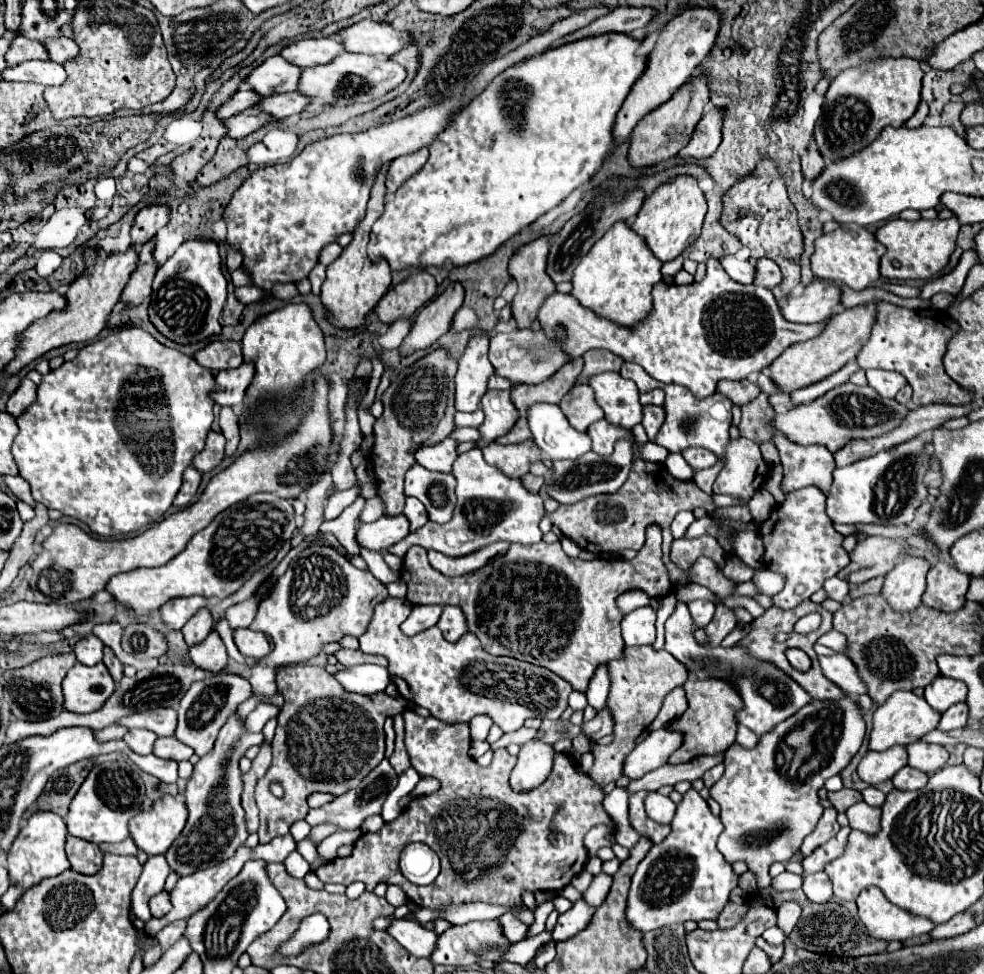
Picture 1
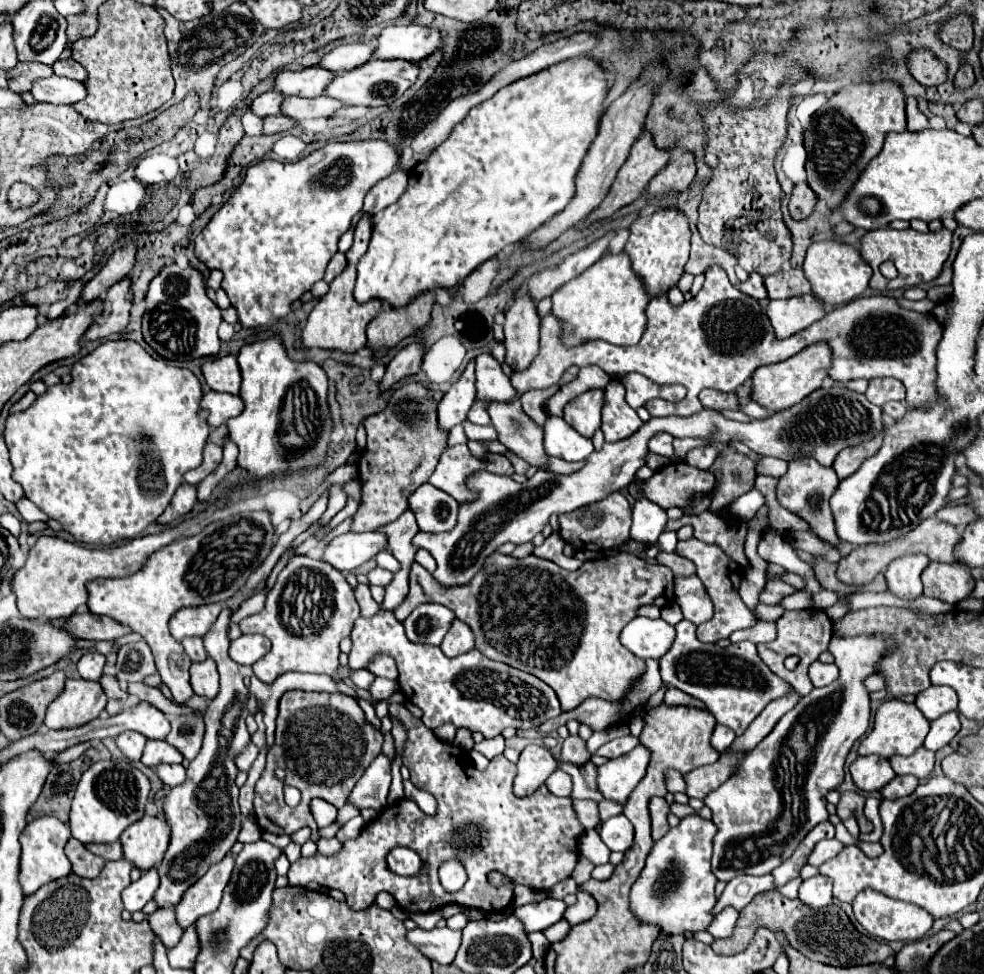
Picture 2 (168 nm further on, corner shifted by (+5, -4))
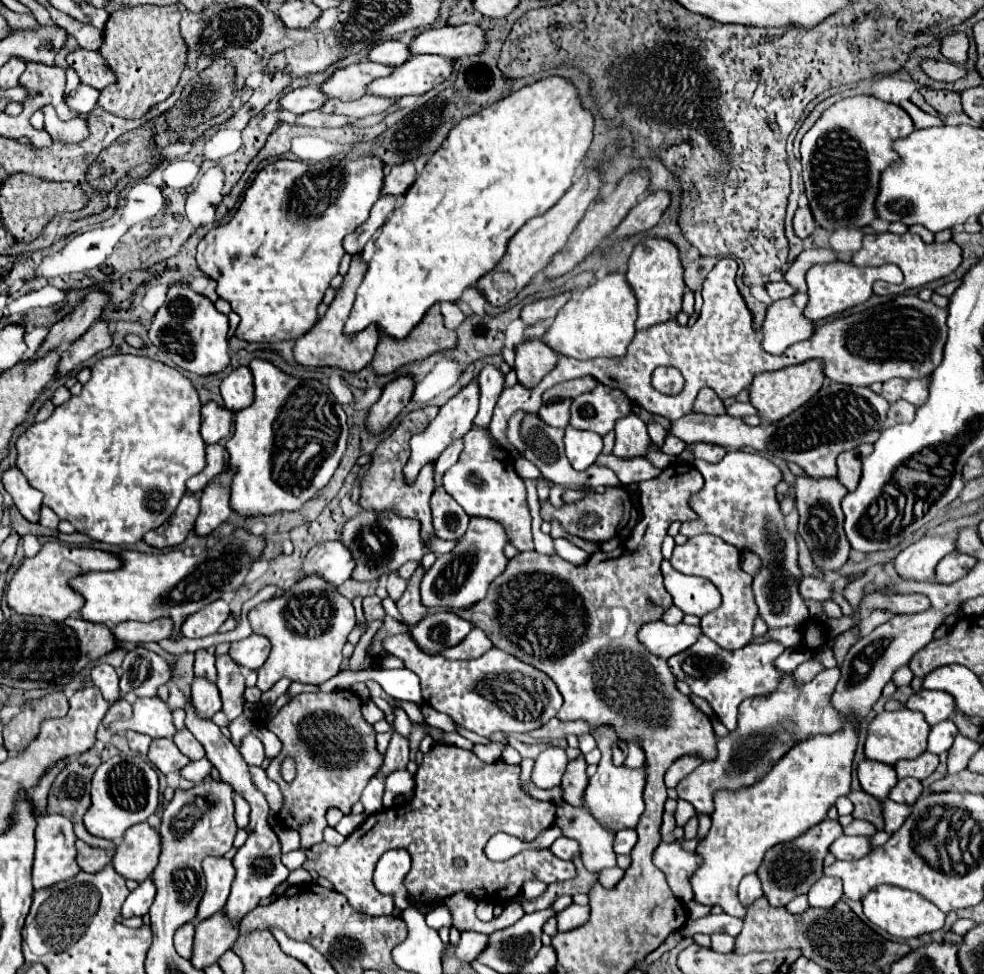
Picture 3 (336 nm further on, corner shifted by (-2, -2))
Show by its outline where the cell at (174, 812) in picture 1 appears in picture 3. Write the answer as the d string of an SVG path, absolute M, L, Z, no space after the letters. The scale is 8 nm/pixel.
M148 822L134 824L126 834L122 844L116 848L112 864L116 872L136 882L142 882L152 876L158 856L160 856L162 838L156 828Z

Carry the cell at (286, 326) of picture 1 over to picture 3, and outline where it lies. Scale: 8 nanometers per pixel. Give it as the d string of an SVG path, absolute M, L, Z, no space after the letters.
M254 358L250 362L250 370L254 376L256 396L248 408L236 412L234 436L226 442L230 466L236 468L230 506L242 516L298 510L306 500L314 498L316 492L328 484L344 456L348 438L346 412L336 402L330 388L324 386L320 380L302 380L290 376L264 358Z

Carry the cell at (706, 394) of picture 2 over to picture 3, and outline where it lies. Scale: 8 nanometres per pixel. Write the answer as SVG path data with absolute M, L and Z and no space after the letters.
M702 388L696 404L694 404L694 412L704 412L704 414L726 414L726 406L724 402L716 396L716 392L712 392L710 388Z

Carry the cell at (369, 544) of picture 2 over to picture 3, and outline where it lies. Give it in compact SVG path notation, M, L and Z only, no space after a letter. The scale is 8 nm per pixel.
M330 540L324 544L314 546L302 566L302 576L308 574L320 574L324 580L332 584L342 584L350 578L356 562L352 558L352 552L348 546L344 546L340 540Z

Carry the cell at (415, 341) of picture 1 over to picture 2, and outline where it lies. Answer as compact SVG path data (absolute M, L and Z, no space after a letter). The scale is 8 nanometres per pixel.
M413 342L407 348L399 350L385 370L385 378L379 384L381 392L389 390L393 384L397 384L403 378L417 374L421 370L421 362L423 362L423 346L419 342Z

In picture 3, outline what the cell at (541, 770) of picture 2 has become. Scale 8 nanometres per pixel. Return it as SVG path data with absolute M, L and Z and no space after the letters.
M548 746L540 756L536 758L534 770L532 770L532 782L538 788L554 788L560 784L560 778L566 770L566 752L556 746Z

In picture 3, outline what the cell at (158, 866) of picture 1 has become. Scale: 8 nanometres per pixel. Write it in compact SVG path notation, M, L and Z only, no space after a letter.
M152 878L144 880L138 884L136 890L132 890L122 906L122 916L124 918L130 918L130 916L144 916L152 902L154 902L154 896L156 896L156 884L152 882Z

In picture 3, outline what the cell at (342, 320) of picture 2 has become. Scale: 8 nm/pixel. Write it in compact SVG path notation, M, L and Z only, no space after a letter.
M362 254L352 256L350 270L344 276L344 282L342 282L340 290L336 292L336 298L328 306L326 314L316 322L312 332L306 332L296 340L294 358L296 358L298 364L304 364L304 366L338 366L338 368L344 368L344 370L350 370L350 372L358 372L358 370L362 370L364 366L368 366L372 362L374 348L376 348L378 338L380 338L378 328L370 326L370 328L364 328L362 332L356 332L352 336L348 336L348 334L344 336L344 324L348 320L350 308L354 304L356 288L360 286L364 274L366 274L366 262L362 260Z

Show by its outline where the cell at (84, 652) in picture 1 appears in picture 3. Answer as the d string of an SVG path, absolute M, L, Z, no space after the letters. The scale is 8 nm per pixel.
M98 664L92 668L92 682L100 688L102 696L108 702L114 702L120 698L120 688L118 688L118 674L114 670L114 666L110 664Z

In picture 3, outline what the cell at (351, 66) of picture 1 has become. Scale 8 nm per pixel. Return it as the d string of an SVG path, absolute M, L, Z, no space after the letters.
M418 54L396 66L388 76L366 84L366 92L384 98L400 98L408 94L424 94L452 72L452 60L442 56Z

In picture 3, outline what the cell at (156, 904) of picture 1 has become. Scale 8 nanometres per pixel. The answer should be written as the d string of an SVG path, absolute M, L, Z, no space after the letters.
M188 922L188 924L182 924L176 934L174 934L174 946L176 946L176 952L182 956L182 958L190 958L190 952L192 952L192 938L194 938L194 924Z

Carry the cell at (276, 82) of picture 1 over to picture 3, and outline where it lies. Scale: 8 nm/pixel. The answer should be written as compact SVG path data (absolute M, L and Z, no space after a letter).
M358 62L350 64L344 68L338 68L326 78L318 90L326 94L328 98L338 98L338 100L358 100L364 96L364 84L374 80L376 76L386 76L392 68L382 66L382 64L372 64L372 62Z

